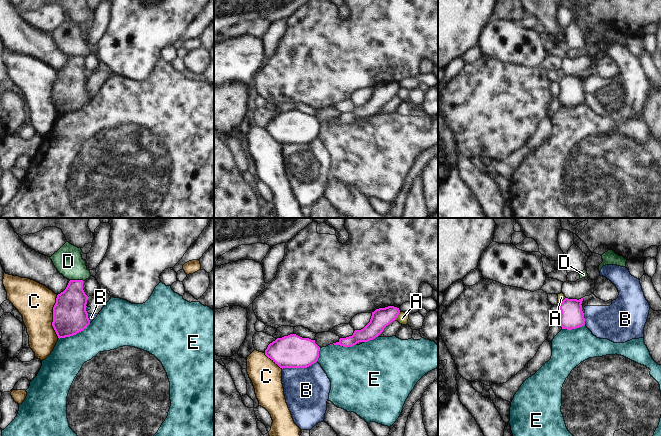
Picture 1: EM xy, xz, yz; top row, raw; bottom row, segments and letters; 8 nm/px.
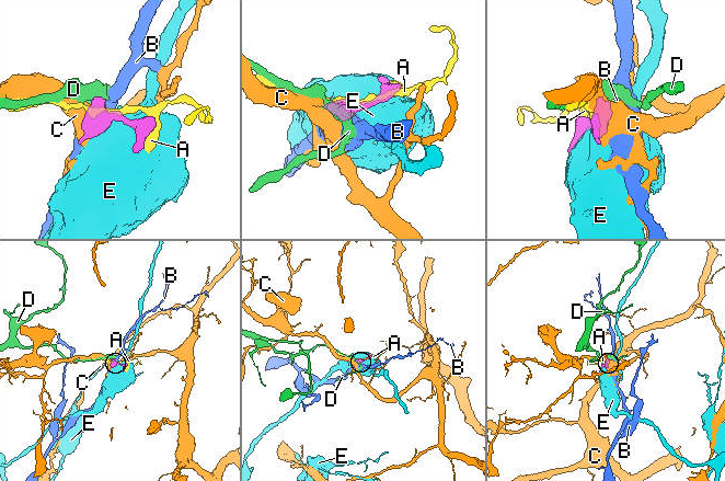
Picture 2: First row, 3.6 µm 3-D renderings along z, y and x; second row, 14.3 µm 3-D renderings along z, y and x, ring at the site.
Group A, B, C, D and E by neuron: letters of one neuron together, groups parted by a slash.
A / B / C / D / E

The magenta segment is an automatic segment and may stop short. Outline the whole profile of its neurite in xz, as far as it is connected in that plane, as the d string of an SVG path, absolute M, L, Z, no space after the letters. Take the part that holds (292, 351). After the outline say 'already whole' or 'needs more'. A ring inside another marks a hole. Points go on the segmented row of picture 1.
M290 334L270 343L265 355L282 369L307 368L318 361L319 351L315 340Z | already whole

